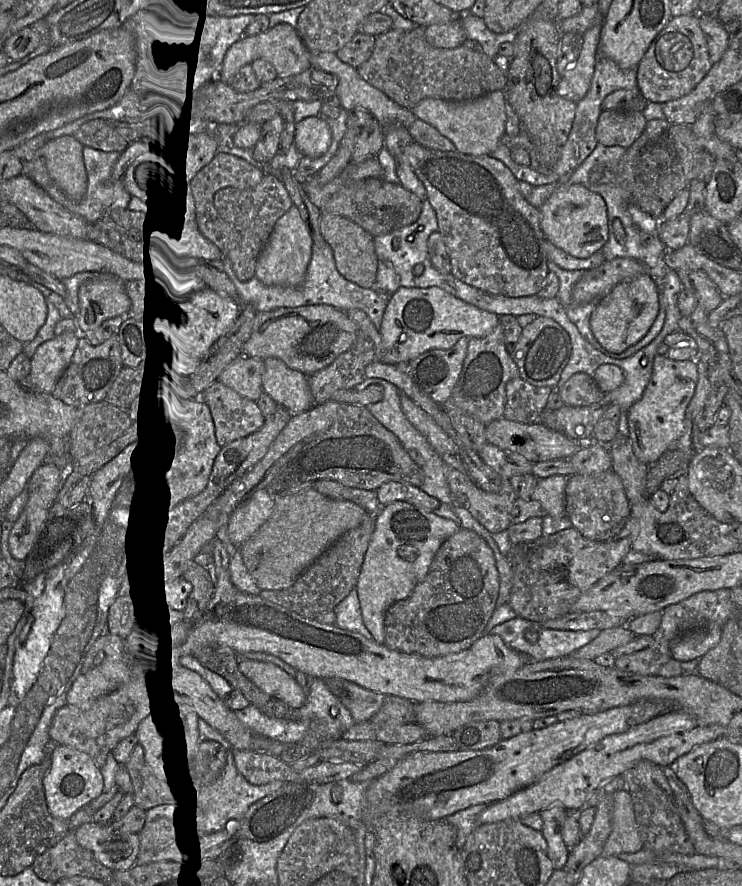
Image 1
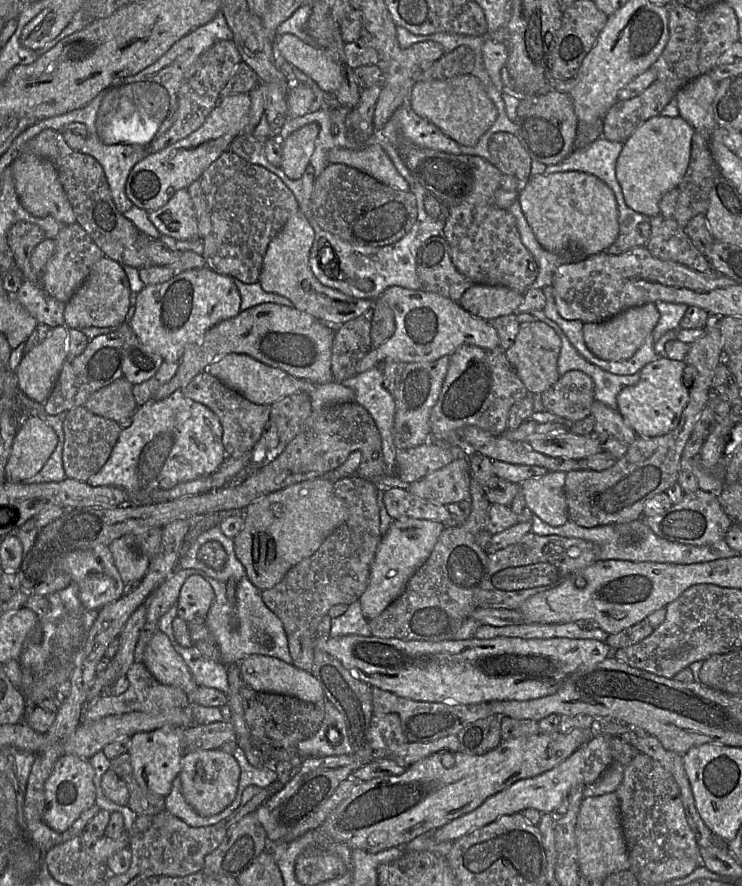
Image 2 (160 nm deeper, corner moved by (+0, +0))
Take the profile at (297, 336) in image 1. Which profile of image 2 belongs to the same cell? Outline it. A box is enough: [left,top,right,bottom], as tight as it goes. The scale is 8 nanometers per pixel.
[151,303,335,401]

